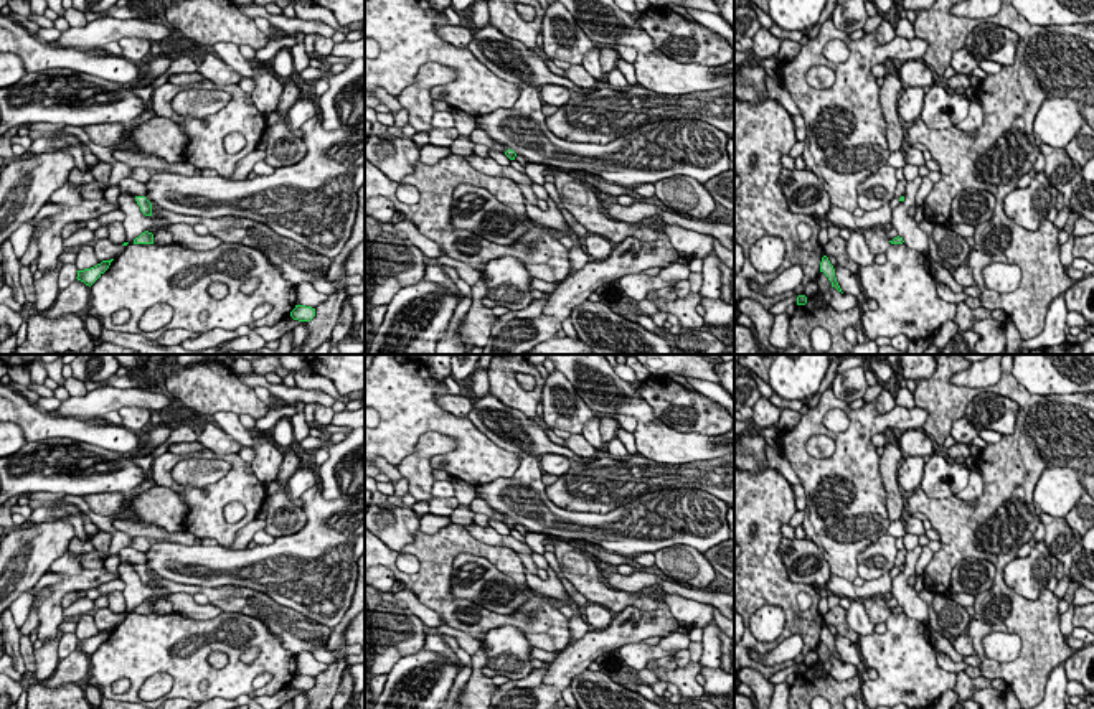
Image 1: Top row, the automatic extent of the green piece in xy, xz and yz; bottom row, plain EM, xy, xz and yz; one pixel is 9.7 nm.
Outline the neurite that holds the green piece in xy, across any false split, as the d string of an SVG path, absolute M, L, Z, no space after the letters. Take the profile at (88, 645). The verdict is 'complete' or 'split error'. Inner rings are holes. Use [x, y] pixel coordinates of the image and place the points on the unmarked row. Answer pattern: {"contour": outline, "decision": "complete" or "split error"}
{"contour": "M114 628L102 630L101 633L94 635L91 638L78 640L76 648L91 656L109 638L112 630Z", "decision": "complete"}

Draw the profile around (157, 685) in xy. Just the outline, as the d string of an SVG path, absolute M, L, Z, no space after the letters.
M168 673L152 674L139 689L142 701L157 701L163 697L173 686L173 678Z

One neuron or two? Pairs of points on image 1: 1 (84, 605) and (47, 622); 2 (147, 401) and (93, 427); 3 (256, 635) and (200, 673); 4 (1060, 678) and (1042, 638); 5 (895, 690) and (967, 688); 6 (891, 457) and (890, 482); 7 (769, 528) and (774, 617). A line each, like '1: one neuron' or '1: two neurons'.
1: two neurons
2: two neurons
3: one neuron
4: two neurons
5: two neurons
6: one neuron
7: two neurons

